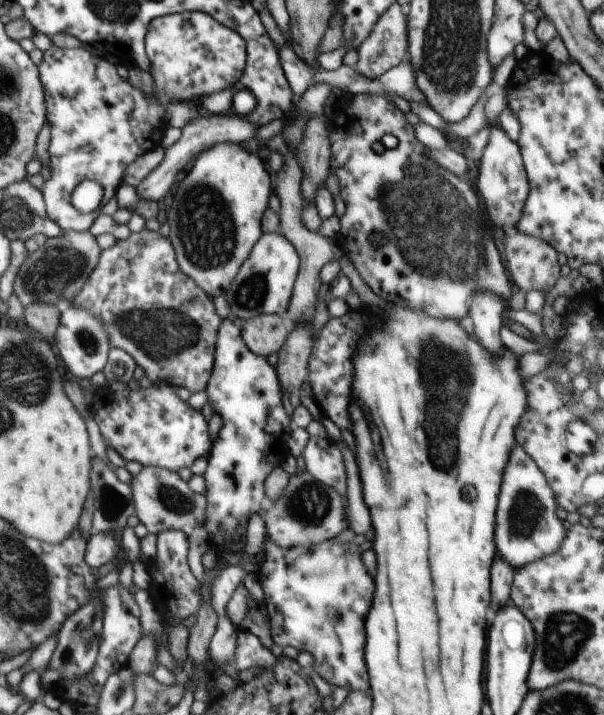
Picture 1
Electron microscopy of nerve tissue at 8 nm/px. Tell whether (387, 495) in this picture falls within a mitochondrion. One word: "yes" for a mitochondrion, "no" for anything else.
no

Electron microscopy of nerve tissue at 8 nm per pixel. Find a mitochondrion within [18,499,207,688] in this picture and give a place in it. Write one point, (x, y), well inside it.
(65, 657)

